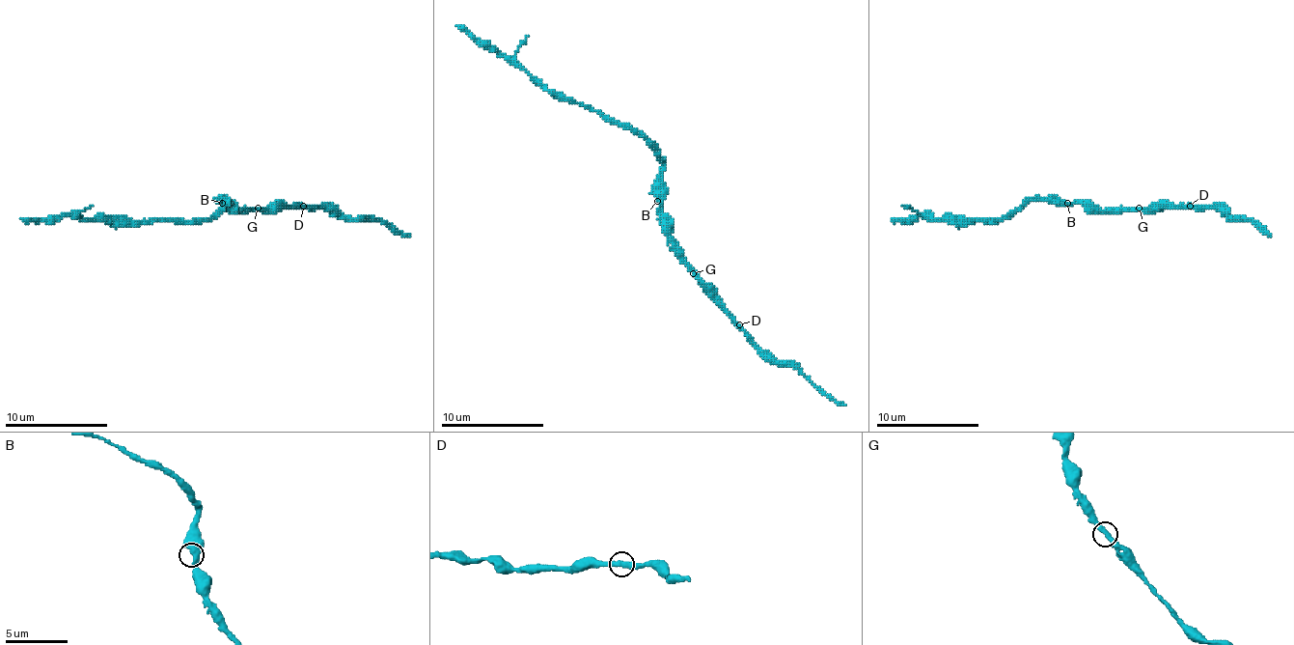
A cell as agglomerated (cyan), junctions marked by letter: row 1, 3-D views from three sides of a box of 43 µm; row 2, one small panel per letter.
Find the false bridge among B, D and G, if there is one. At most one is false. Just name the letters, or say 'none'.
none

